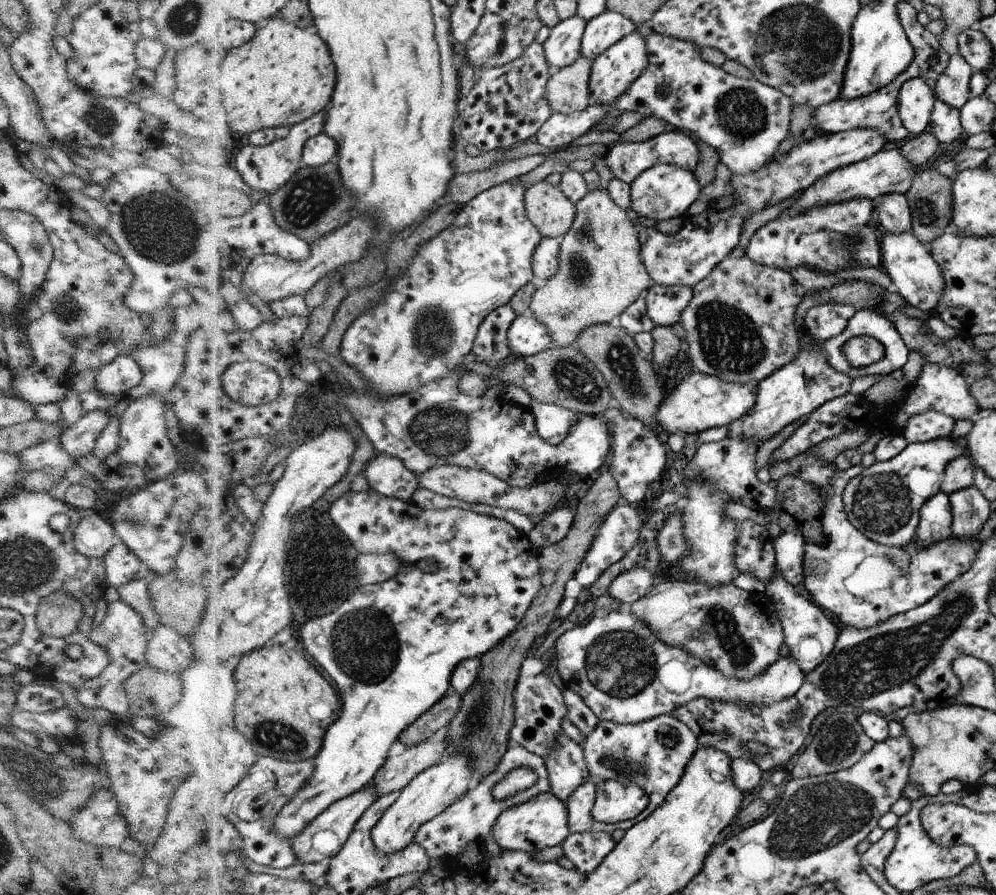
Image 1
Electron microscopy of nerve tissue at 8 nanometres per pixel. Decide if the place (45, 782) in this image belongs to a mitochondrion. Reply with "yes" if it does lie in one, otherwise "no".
yes

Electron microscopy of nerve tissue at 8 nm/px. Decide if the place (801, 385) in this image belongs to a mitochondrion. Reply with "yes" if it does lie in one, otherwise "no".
no

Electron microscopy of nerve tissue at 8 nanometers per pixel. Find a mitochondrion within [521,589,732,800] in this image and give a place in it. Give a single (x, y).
(618, 664)

